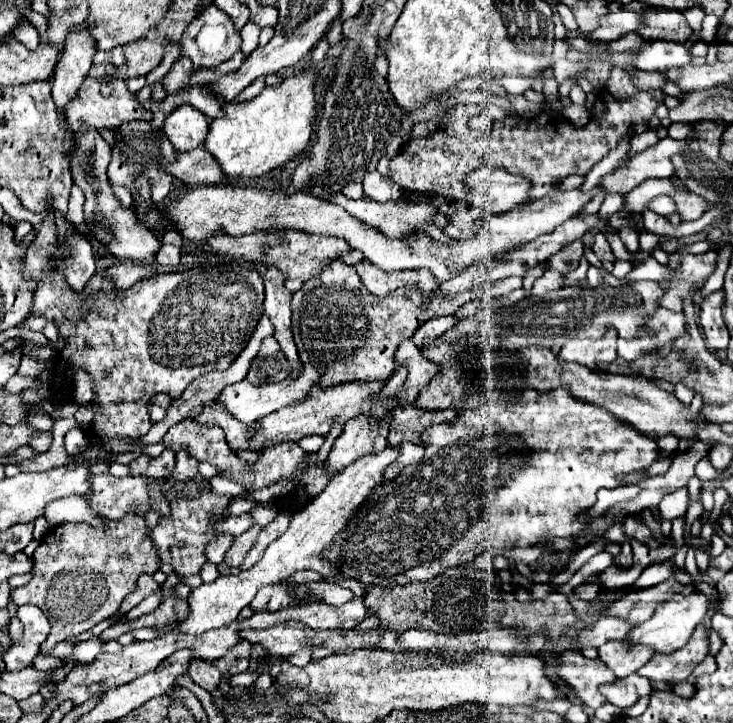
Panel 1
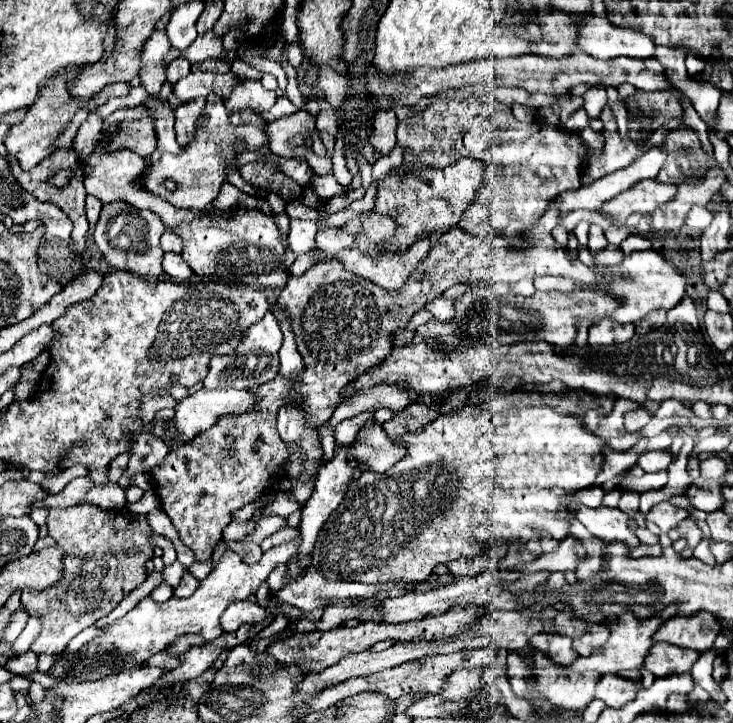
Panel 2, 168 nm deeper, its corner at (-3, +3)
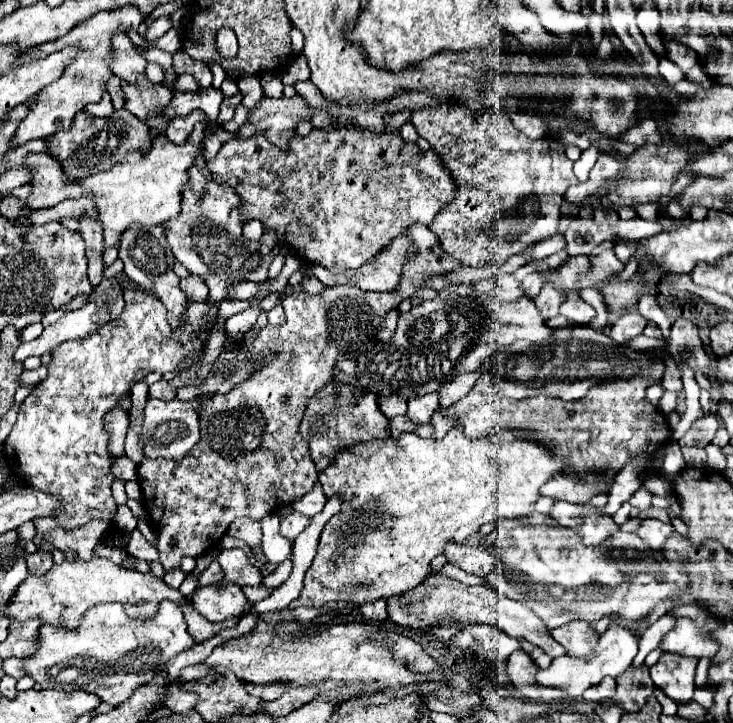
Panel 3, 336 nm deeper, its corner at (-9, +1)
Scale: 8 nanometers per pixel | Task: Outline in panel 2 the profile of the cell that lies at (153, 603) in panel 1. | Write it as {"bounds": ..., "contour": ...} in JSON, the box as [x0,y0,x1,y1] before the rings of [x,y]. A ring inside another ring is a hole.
{"bounds":[163,562,185,586],"contour":[[[175,562],[175,566],[171,564],[171,566],[165,566],[163,568],[163,580],[165,580],[165,584],[169,584],[169,586],[177,586],[179,584],[179,580],[181,580],[181,576],[183,576],[183,572],[185,572],[185,568],[179,564],[179,562]]]}

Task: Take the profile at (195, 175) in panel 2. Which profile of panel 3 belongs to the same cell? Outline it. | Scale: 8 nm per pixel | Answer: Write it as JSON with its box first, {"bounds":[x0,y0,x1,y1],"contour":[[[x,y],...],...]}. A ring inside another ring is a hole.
{"bounds":[75,124,219,248],"contour":[[[199,124],[187,142],[173,144],[167,140],[163,132],[153,138],[153,146],[147,154],[129,152],[119,164],[113,164],[111,170],[99,172],[95,176],[87,176],[83,180],[75,180],[81,188],[91,190],[93,206],[97,212],[97,220],[103,228],[103,244],[105,248],[119,246],[121,234],[131,226],[155,226],[167,222],[169,218],[177,216],[181,210],[181,188],[187,182],[187,168],[193,166],[201,144],[205,142],[207,130],[219,126],[215,124]]]}

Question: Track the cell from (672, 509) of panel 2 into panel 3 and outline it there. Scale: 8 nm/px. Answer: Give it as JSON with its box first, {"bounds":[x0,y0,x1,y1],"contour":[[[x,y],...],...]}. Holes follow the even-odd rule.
{"bounds":[637,518,675,550],"contour":[[[653,518],[643,520],[637,530],[637,536],[643,538],[647,548],[651,550],[660,550],[665,544],[665,538],[669,538],[673,533],[675,533],[675,528],[671,523],[659,522]]]}

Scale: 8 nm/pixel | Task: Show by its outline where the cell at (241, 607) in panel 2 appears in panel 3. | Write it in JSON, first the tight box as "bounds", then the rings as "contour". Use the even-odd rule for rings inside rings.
{"bounds":[191,584,247,622],"contour":[[[219,584],[199,586],[191,594],[191,602],[195,610],[211,622],[223,622],[229,616],[239,616],[247,606],[247,598],[237,584],[227,584],[227,588],[219,588]]]}

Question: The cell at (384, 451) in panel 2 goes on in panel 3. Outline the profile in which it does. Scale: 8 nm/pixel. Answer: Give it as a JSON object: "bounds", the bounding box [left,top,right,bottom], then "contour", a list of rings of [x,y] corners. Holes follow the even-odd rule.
{"bounds":[299,384,389,470],"contour":[[[327,384],[311,400],[299,424],[301,438],[309,444],[311,460],[319,470],[333,464],[341,450],[355,446],[355,440],[385,440],[389,438],[389,420],[379,408],[379,396],[373,392],[359,392],[351,384]],[[339,392],[339,400],[335,398]]]}

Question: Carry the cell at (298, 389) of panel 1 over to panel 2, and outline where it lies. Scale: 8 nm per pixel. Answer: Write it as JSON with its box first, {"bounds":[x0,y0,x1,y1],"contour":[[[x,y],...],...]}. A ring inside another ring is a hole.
{"bounds":[153,388,257,446],"contour":[[[223,388],[223,390],[199,390],[193,396],[187,396],[181,400],[175,408],[175,418],[169,422],[159,422],[153,428],[153,434],[163,438],[169,446],[173,442],[189,442],[197,434],[209,430],[221,414],[245,414],[251,412],[257,406],[257,396],[249,390],[233,390],[233,388]]]}

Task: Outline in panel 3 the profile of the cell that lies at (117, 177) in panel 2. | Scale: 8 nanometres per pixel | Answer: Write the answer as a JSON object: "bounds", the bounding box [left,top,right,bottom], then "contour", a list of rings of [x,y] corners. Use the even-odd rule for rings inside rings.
{"bounds":[23,154,89,208],"contour":[[[27,154],[23,160],[31,176],[31,194],[27,196],[29,208],[51,208],[65,198],[81,198],[89,192],[81,186],[73,186],[63,170],[59,160],[53,160],[49,154]]]}

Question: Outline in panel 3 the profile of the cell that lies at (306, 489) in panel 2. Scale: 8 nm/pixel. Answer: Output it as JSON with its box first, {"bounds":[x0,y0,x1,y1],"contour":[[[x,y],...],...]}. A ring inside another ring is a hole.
{"bounds":[291,428,561,624],"contour":[[[453,428],[441,440],[401,434],[399,440],[375,440],[339,452],[335,462],[327,470],[319,472],[319,480],[327,498],[339,496],[343,500],[343,508],[323,528],[317,556],[305,574],[301,594],[291,608],[323,608],[325,604],[345,602],[343,608],[335,606],[315,618],[315,624],[325,624],[331,618],[349,614],[363,604],[413,590],[427,578],[431,560],[443,554],[447,542],[461,542],[487,522],[529,514],[539,498],[539,486],[547,478],[555,476],[559,468],[561,462],[551,458],[543,444],[535,440],[517,438],[515,434],[467,440],[463,436],[463,428]]]}

